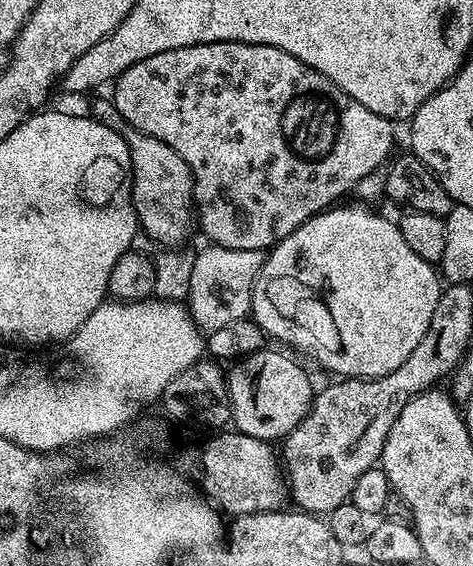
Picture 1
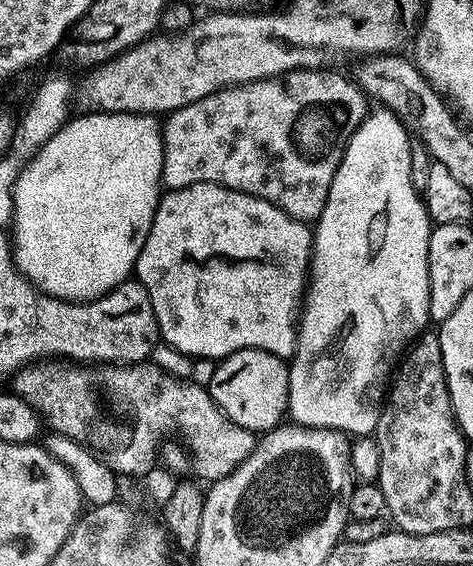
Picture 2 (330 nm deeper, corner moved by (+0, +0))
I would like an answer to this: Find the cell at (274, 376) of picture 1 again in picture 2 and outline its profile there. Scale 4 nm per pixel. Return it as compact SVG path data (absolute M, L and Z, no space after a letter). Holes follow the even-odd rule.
M238 350L217 363L214 378L210 378L207 390L226 418L246 430L263 434L285 419L288 409L288 370L289 365L281 357L266 350Z

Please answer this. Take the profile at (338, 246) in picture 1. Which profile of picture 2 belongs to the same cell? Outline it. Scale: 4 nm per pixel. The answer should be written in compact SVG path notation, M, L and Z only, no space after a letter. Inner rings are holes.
M383 106L377 107L375 110L369 111L368 115L364 117L363 122L356 127L354 134L348 140L348 145L344 147L344 157L342 162L338 166L338 170L334 174L334 182L330 182L330 190L328 191L328 197L326 198L326 206L322 210L319 220L314 224L314 241L312 262L310 265L310 285L308 288L308 295L304 304L304 311L300 320L300 331L297 337L297 347L295 356L291 357L290 367L288 370L288 409L287 415L290 417L291 423L299 425L301 428L332 428L335 432L342 432L345 434L351 434L353 437L359 438L361 436L367 436L375 433L376 423L380 417L380 410L384 406L386 399L386 393L390 387L390 381L393 379L394 373L397 371L398 365L405 352L408 351L413 340L425 331L429 327L430 321L428 319L428 311L430 310L430 284L428 278L428 243L430 242L430 234L433 230L433 223L428 219L428 211L424 205L423 195L414 186L414 182L411 178L410 166L410 146L412 136L409 129L405 127L403 121L395 115L394 112L389 112Z

